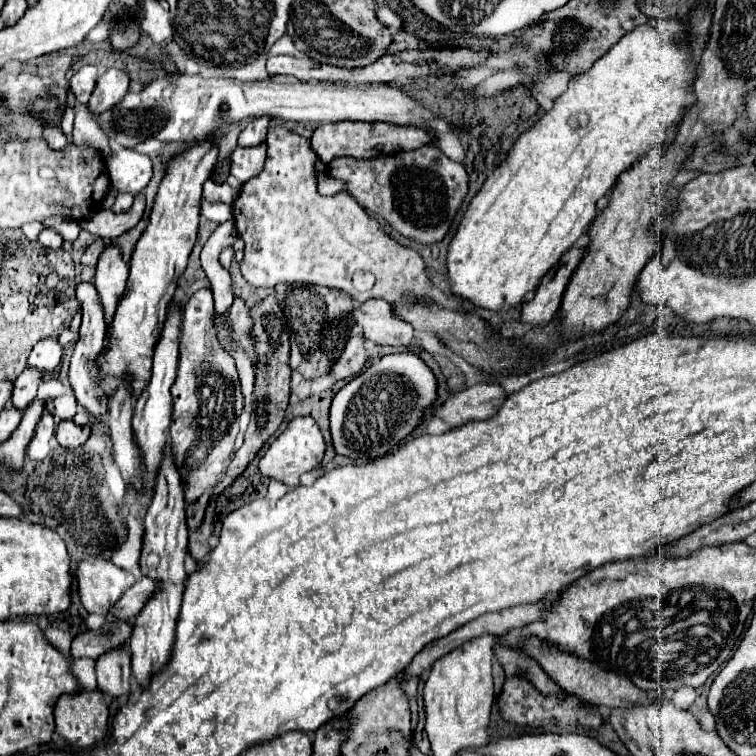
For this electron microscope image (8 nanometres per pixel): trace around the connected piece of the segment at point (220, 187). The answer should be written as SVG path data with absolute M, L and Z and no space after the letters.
M207 180L203 186L203 198L209 202L233 202L238 193L238 190L231 188L227 182L215 184L213 180Z

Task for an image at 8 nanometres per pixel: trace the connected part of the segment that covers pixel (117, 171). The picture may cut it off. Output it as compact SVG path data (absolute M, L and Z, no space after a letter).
M121 148L113 150L107 160L111 182L119 192L135 196L145 190L151 180L151 160L147 154L141 154L135 148Z

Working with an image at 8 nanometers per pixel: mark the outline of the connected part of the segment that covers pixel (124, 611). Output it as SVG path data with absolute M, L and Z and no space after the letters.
M143 576L135 586L131 586L123 594L123 598L117 602L111 618L135 618L143 610L145 602L153 596L155 590L157 590L157 580Z

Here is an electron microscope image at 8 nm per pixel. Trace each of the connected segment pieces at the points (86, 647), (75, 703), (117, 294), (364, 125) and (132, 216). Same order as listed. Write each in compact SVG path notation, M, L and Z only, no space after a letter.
M107 620L97 630L87 630L79 634L71 644L73 658L99 658L101 654L123 646L125 640L131 636L133 626L125 620Z
M81 690L79 694L61 696L55 706L55 724L59 736L73 748L91 748L105 740L109 732L109 708L105 704L103 692L99 690Z
M107 242L95 272L95 288L99 290L101 296L107 326L111 324L117 304L125 294L127 276L129 276L129 266L121 262L121 254L117 254L117 246Z
M335 122L335 124L321 124L313 136L311 136L311 146L315 154L329 164L329 160L335 160L339 156L353 156L353 158L377 158L377 156L387 156L393 154L393 148L397 144L403 146L403 150L417 150L421 146L433 144L437 140L437 134L417 128L417 126L397 126L397 124L387 124L387 122Z
M145 194L135 196L133 206L123 214L113 214L111 210L99 210L89 222L81 224L83 230L89 230L95 236L101 236L105 242L117 238L119 234L131 230L143 216L145 210Z

